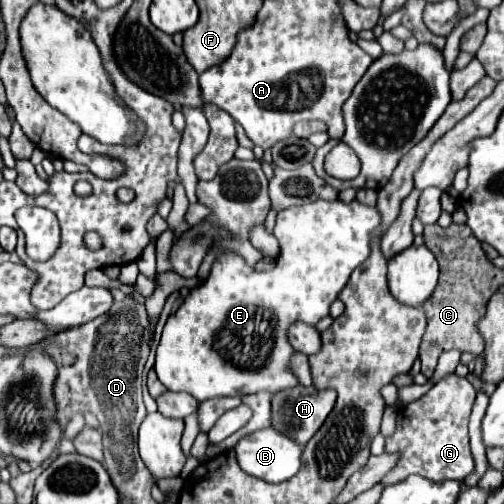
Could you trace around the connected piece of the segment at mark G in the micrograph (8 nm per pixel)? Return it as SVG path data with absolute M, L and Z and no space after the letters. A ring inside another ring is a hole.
M456 373L440 379L426 395L412 401L398 413L396 433L386 439L388 453L400 453L398 467L386 475L384 485L398 483L406 479L406 475L422 475L432 481L460 479L464 481L470 473L474 473L474 457L470 453L468 439L468 419L474 405L476 389L466 377L458 377Z

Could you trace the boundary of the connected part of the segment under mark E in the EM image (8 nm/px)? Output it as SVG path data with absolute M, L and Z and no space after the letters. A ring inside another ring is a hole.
M314 201L314 203L308 203L308 205L300 205L300 207L290 207L286 211L280 211L276 217L276 224L273 230L273 234L278 243L280 243L280 257L276 261L276 267L272 271L266 271L266 273L258 273L254 271L252 267L246 265L246 261L234 253L234 251L222 251L214 265L212 265L212 271L208 275L208 279L190 289L190 293L186 295L184 303L178 307L178 311L174 315L168 317L166 325L164 325L164 331L162 331L162 339L160 339L160 345L156 349L156 375L158 379L162 381L162 385L170 391L186 391L190 395L194 395L198 401L206 401L206 399L216 399L216 397L226 397L226 395L250 395L250 393L258 393L262 389L274 393L274 391L280 391L280 389L286 389L286 387L292 387L292 385L298 385L298 381L294 379L294 375L288 371L288 359L290 355L294 353L294 349L290 347L288 339L286 339L286 329L290 323L294 321L304 321L308 325L316 325L316 321L320 321L322 317L328 315L328 309L332 305L332 301L336 301L338 293L346 287L348 279L350 279L350 273L370 255L370 233L368 231L374 231L374 227L378 227L380 223L380 215L376 211L376 207L366 207L358 201L352 201L352 203L342 203L342 201Z

